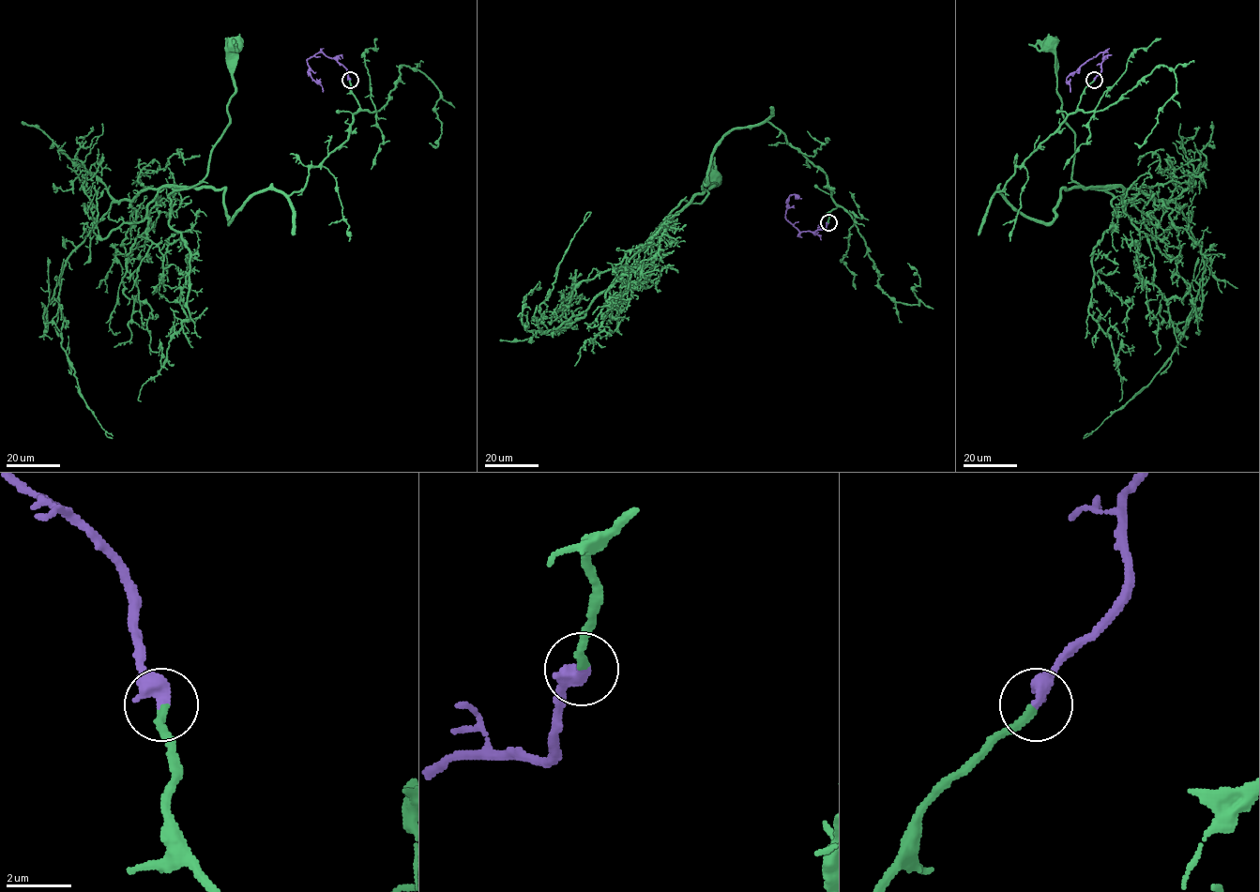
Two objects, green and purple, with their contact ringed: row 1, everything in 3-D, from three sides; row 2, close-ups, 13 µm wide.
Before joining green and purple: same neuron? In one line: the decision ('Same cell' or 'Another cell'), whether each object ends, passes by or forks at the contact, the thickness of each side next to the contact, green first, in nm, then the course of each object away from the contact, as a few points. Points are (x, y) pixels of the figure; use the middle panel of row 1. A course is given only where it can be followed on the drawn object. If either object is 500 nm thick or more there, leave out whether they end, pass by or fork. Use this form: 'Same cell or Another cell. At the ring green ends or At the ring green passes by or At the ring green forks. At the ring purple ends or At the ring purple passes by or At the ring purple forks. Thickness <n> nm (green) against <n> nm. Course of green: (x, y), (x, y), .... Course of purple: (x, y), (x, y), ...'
Same cell. At the ring green ends. At the ring purple ends. Thickness 240 nm (green) against 480 nm. Course of green: (828, 222), (827, 176), (767, 121), (722, 138), (701, 192), (665, 222), (713, 176). Course of purple: (828, 222), (825, 230), (813, 232), (799, 232), (794, 227), (785, 218), (787, 199), (790, 195), (801, 198)

